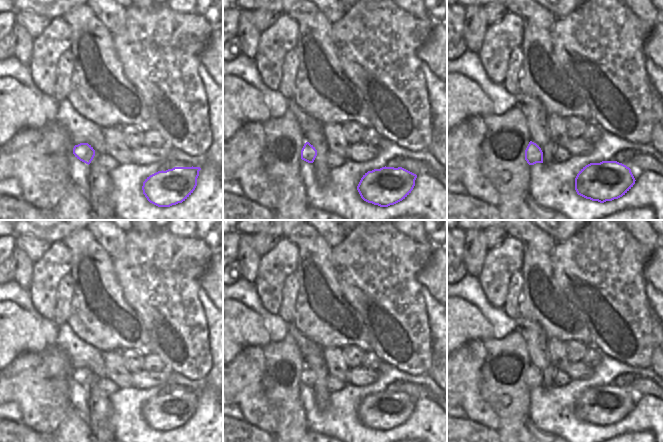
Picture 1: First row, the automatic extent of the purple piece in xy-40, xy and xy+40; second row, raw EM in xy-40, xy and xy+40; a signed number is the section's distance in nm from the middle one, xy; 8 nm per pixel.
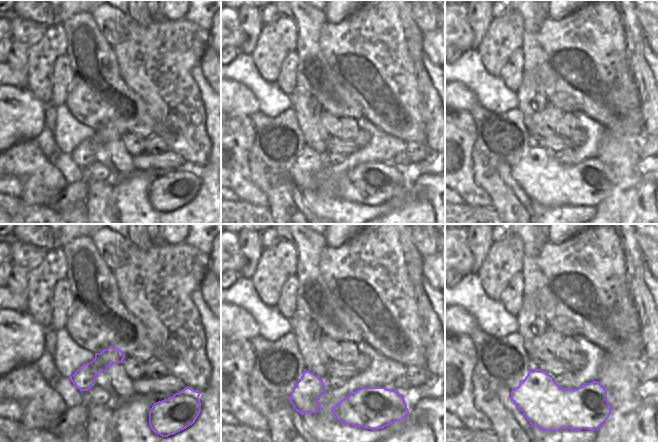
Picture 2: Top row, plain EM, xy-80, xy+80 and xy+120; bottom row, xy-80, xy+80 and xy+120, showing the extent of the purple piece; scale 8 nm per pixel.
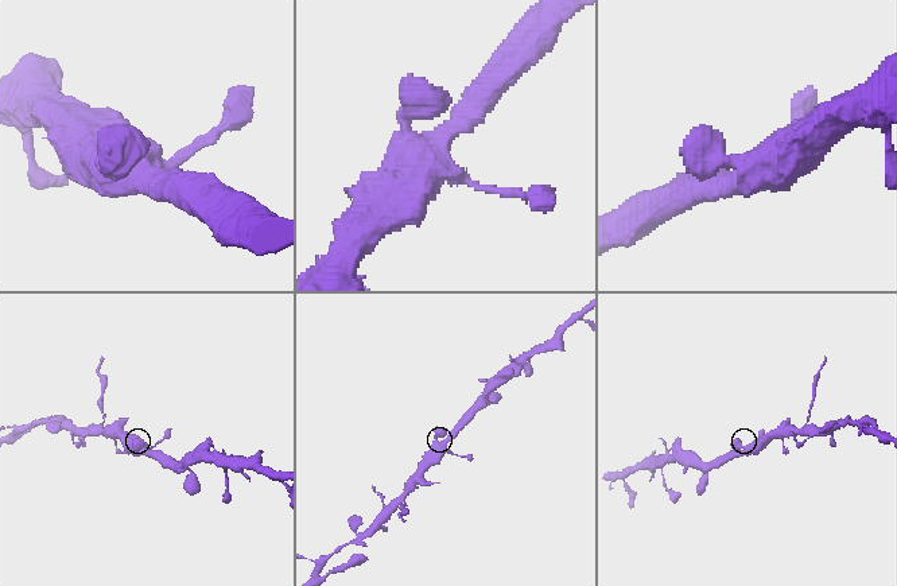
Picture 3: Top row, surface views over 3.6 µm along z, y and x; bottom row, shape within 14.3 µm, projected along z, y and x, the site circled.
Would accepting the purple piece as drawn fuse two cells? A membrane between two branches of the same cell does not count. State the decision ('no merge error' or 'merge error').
no merge error

